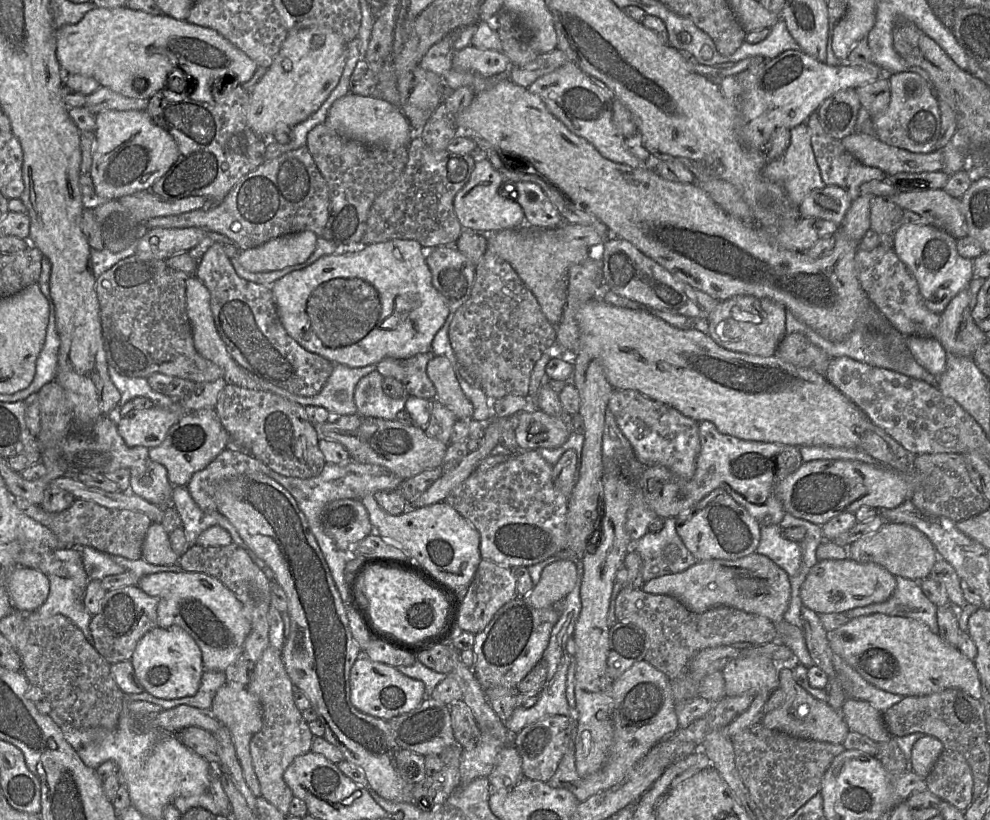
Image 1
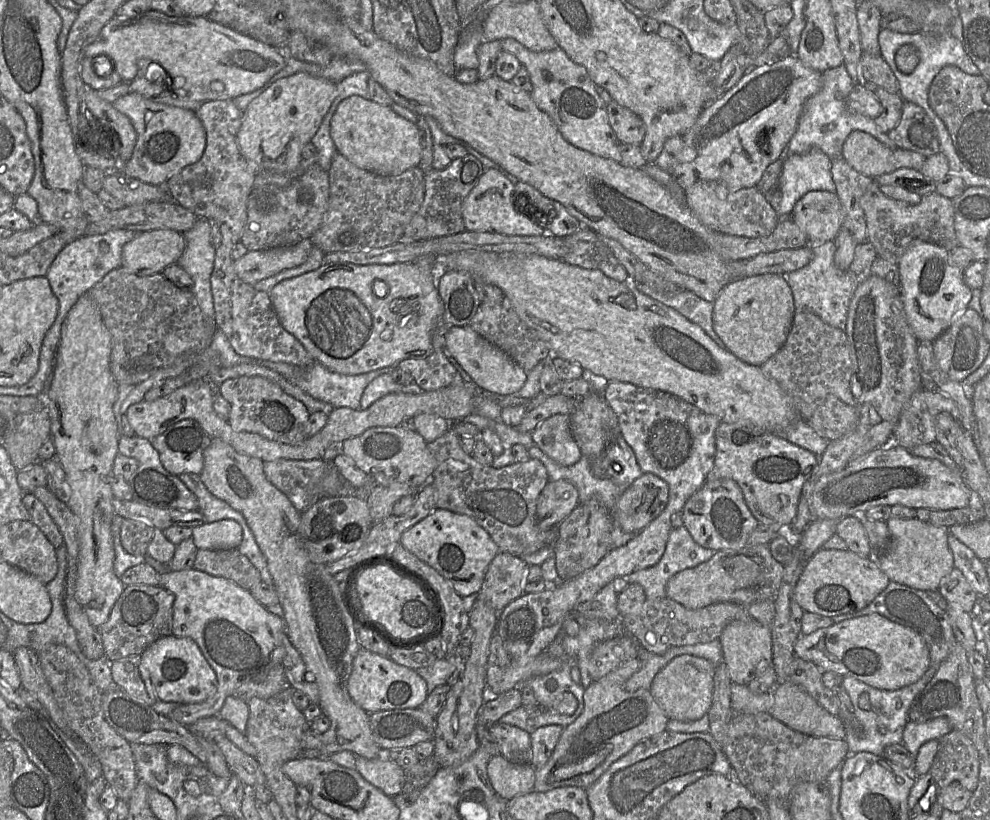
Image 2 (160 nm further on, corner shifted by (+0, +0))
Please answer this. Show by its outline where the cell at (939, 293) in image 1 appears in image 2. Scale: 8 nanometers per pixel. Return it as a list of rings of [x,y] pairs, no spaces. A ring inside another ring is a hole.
[[[914,242],[898,264],[900,289],[908,323],[918,341],[934,341],[968,308],[972,289],[963,280],[963,271],[949,263],[949,251],[926,242]]]

